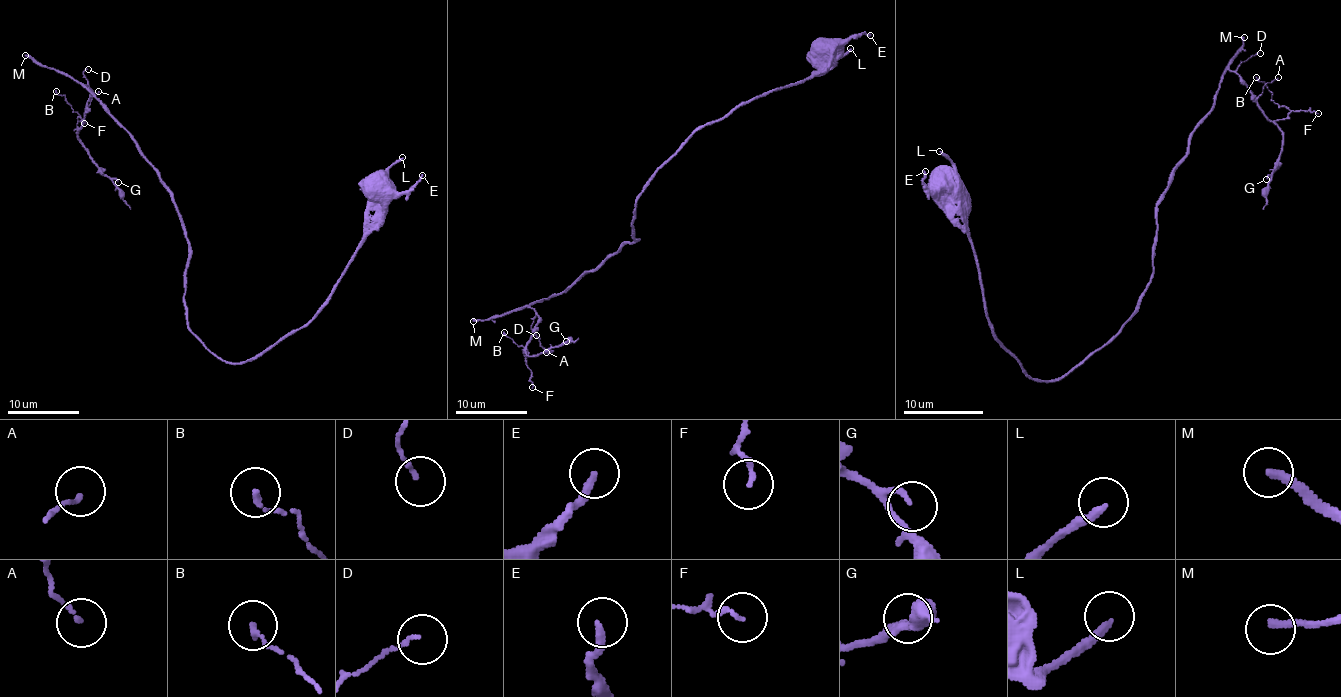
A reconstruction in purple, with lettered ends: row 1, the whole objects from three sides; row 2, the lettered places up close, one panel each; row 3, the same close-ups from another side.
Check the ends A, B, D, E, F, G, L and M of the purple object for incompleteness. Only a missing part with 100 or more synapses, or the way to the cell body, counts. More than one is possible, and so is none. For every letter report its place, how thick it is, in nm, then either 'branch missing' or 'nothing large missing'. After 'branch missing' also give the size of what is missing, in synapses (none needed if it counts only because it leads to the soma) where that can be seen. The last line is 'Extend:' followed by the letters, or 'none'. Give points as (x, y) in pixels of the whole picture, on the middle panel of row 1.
A: at (546, 352); 110 nm thick; nothing large missing
B: at (504, 332); 130 nm thick; nothing large missing
D: at (536, 335); 100 nm thick; nothing large missing
E: at (870, 35); 240 nm thick; nothing large missing
F: at (532, 387); 140 nm thick; nothing large missing
G: at (566, 341); 90 nm thick; nothing large missing
L: at (850, 48); 240 nm thick; nothing large missing
M: at (473, 321); 240 nm thick; branch missing; about 1500 synapses
Extend: M

